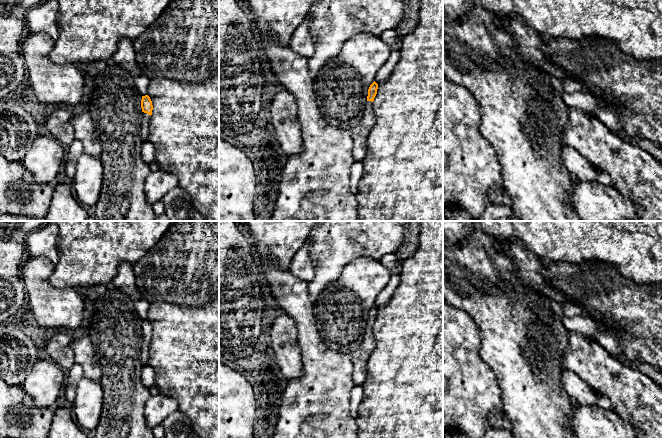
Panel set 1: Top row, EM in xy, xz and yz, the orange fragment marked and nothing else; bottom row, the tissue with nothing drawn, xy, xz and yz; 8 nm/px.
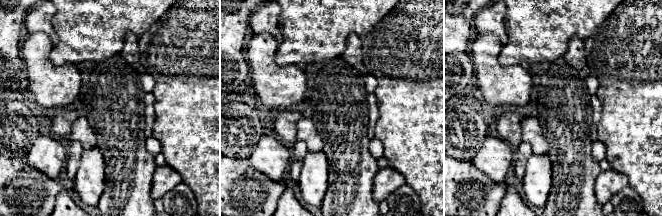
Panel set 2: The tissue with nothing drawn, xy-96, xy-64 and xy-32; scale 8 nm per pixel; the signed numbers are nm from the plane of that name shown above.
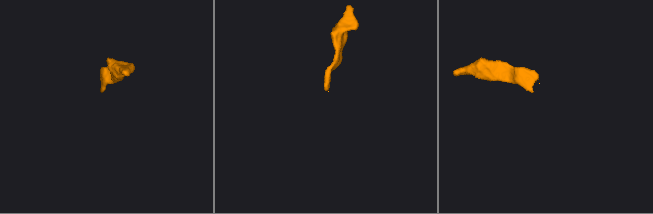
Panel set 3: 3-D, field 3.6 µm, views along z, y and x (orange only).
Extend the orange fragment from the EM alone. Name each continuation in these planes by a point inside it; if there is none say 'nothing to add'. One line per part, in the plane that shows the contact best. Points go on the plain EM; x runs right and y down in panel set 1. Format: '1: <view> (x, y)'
1: xy (146, 342)

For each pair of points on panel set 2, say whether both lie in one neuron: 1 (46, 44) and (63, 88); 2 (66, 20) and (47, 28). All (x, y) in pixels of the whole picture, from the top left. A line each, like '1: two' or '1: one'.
1: one
2: two

